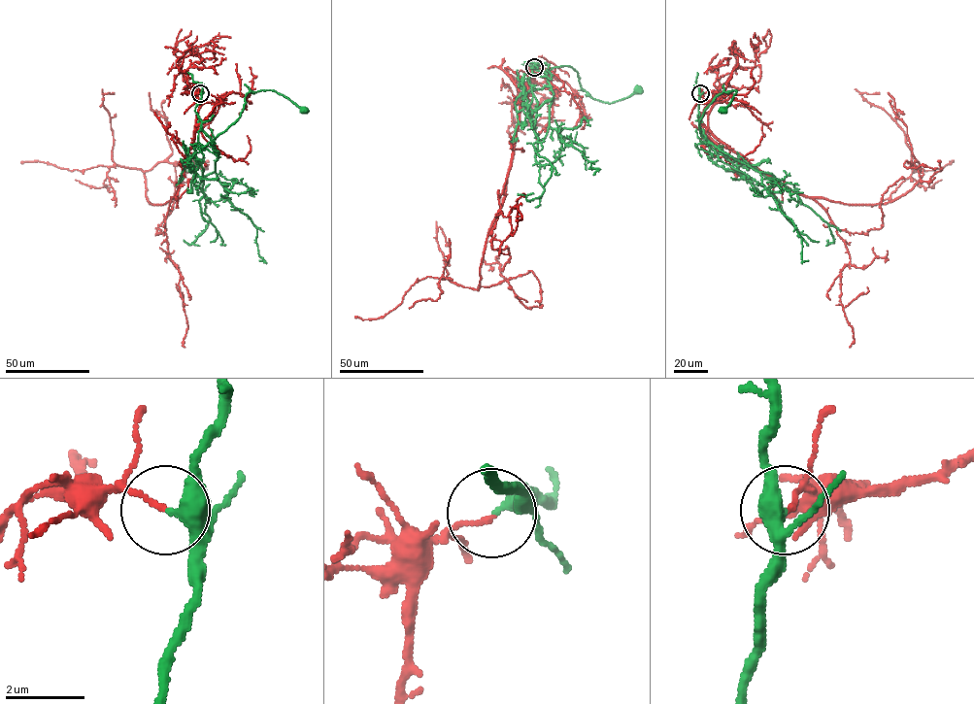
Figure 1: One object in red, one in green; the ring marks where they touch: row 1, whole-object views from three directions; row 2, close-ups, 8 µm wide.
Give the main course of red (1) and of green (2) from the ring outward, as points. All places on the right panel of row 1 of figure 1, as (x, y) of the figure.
1: (700, 93), (731, 150), (848, 204), (891, 202), (923, 174), (860, 93), (879, 94)
2: (700, 93), (699, 121), (704, 139), (698, 125), (706, 108), (723, 92), (735, 90), (722, 110)

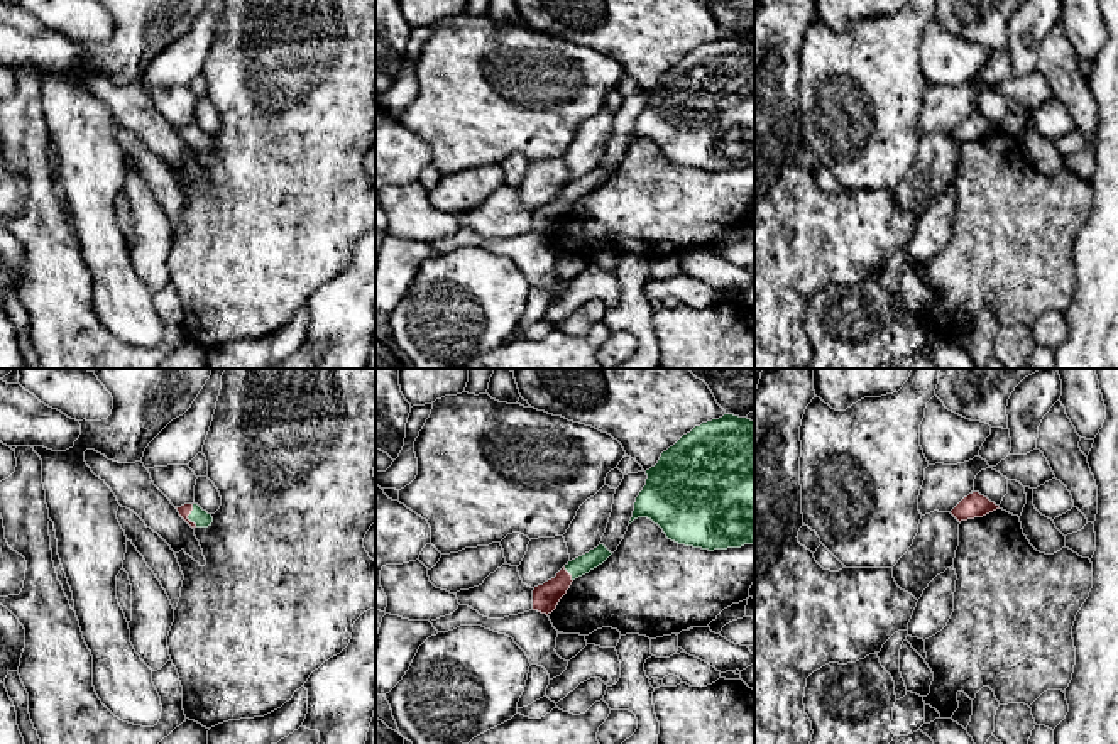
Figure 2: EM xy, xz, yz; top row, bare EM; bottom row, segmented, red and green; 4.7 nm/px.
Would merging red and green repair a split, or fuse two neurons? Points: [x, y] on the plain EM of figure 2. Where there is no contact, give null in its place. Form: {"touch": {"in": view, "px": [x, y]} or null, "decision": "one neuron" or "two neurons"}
{"touch": {"in": "xy", "px": [188, 136]}, "decision": "two neurons"}

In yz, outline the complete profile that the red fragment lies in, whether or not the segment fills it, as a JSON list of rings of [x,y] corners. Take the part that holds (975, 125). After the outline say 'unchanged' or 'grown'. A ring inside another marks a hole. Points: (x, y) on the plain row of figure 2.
[[[973,113],[964,118],[951,135],[961,144],[974,139],[983,139],[993,132],[1000,130],[995,123],[988,118],[981,117],[979,113]]]; unchanged

